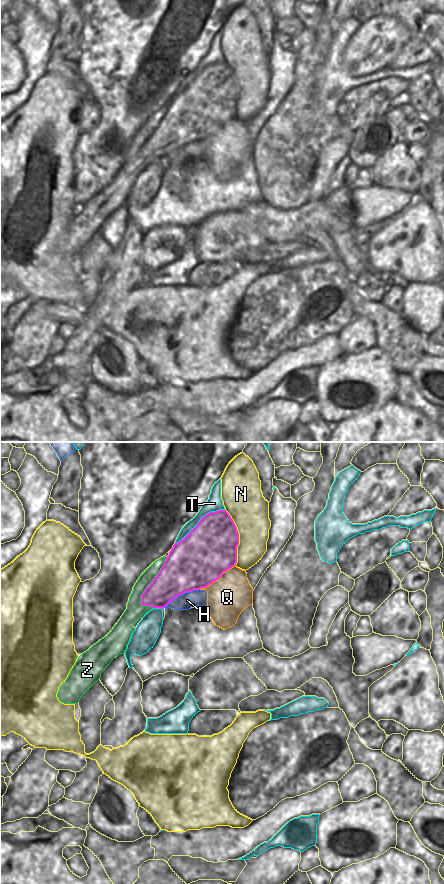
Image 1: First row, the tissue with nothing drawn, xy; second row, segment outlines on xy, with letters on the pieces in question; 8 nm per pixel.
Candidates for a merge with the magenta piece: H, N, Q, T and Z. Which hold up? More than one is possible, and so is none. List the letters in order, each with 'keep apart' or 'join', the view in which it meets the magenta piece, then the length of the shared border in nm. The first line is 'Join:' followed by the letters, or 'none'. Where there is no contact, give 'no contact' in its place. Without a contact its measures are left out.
Join: Z
H: keep apart; meets magenta in xy; contact 320 nm long
N: keep apart; meets magenta in xy; contact 460 nm long
Q: keep apart; meets magenta in xy; contact 340 nm long
T: keep apart; meets magenta in xy; contact 480 nm long
Z: join; meets magenta in xy; contact 440 nm long

